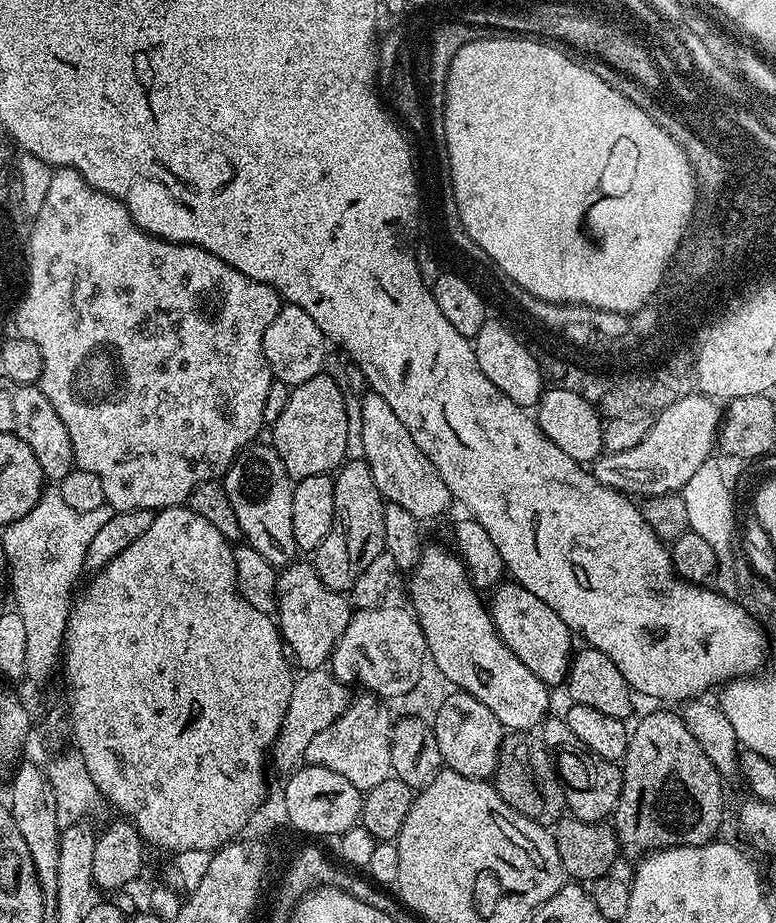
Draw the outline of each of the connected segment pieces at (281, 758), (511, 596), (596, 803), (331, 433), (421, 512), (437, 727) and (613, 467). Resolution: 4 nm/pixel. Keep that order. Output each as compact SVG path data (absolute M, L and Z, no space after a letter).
M324 668L301 671L293 679L290 706L286 706L286 718L282 718L282 726L278 730L270 753L271 763L276 763L278 771L284 772L283 774L291 773L303 761L306 746L310 746L314 734L318 734L318 730L326 730L330 722L337 720L347 710L350 703L348 692L349 685Z
M501 582L491 593L490 611L492 621L506 646L540 681L549 686L563 685L568 679L568 671L574 657L574 633L568 629L566 622L542 602L542 598L534 598L530 590L515 582Z
M549 715L542 725L542 739L549 749L554 750L556 770L564 783L568 803L567 811L582 822L595 824L607 821L616 811L616 803L622 790L621 765L594 754L582 742L578 742L574 730L570 730L563 715Z
M321 374L295 385L289 391L286 410L278 414L270 428L270 443L293 482L335 473L345 462L349 401L344 400L344 392L335 378L328 375Z
M367 391L366 394L358 402L362 422L363 460L369 466L381 497L387 503L402 506L419 520L442 515L454 504L449 488L441 482L430 460L418 449L406 426L398 422L398 416L390 404L374 391Z
M452 690L437 706L436 717L431 717L430 723L434 738L438 738L438 750L444 764L451 771L475 780L488 780L495 773L506 729L498 722L498 718L494 718L488 707L478 702L478 698L468 692Z
M705 395L701 399L680 401L675 408L668 409L668 412L661 416L659 424L652 429L651 436L644 441L644 444L630 446L630 450L601 455L594 464L595 478L608 488L613 488L633 498L679 493L686 486L686 482L690 482L690 477L698 471L698 466L702 466L702 462L706 462L713 455L718 444L721 419L721 405L711 396Z

